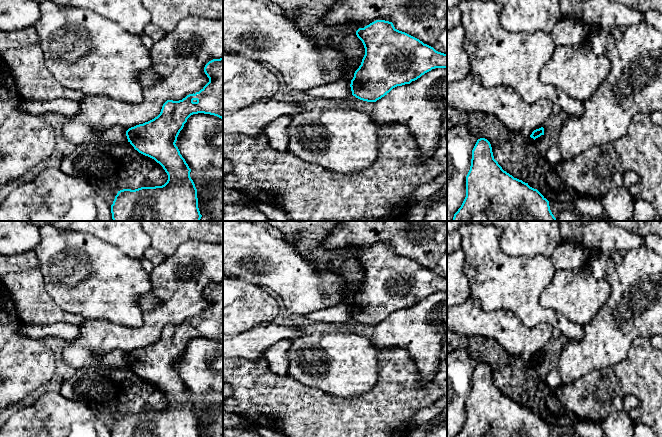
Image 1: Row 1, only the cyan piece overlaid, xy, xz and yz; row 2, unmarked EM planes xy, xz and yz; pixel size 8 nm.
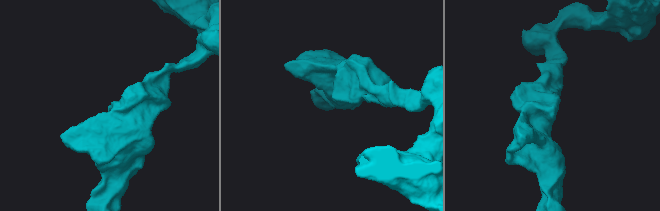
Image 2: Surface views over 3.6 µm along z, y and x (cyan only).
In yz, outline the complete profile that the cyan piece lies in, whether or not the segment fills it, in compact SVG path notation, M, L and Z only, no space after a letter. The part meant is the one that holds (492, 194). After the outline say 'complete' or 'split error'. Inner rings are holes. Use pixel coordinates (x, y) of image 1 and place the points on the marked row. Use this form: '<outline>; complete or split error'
M477 140L466 176L466 197L452 221L556 221L549 201L537 190L502 169L494 159L490 142Z; complete

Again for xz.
M376 20L356 31L362 41L365 55L351 80L352 95L356 98L376 102L393 88L410 84L435 68L447 68L447 54L436 51L419 39L397 30L392 22Z; complete

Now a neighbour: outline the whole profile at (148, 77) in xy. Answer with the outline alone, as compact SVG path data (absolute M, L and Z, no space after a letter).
M150 67L142 71L138 75L137 79L142 87L147 87L156 84L158 81L160 81L161 77L158 74L156 74Z

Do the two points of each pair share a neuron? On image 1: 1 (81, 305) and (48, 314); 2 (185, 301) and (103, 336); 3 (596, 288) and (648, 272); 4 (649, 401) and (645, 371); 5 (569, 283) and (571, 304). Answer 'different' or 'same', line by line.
1: different
2: same
3: different
4: same
5: same

